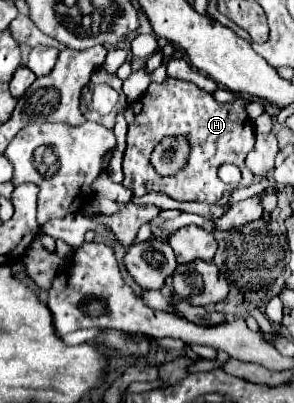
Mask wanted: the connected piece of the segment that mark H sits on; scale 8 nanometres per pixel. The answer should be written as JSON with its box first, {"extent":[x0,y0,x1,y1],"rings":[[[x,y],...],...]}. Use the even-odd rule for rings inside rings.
{"extent":[123,77,255,203],"rings":[[[169,77],[165,83],[151,83],[147,91],[127,109],[127,149],[123,157],[123,187],[131,189],[135,197],[149,191],[159,191],[175,201],[201,201],[219,203],[227,191],[225,183],[219,181],[217,169],[223,163],[241,167],[243,187],[253,183],[253,173],[245,165],[245,155],[255,145],[255,129],[245,111],[249,99],[237,97],[231,103],[217,103],[209,93],[197,85]],[[165,135],[187,135],[191,141],[189,163],[175,177],[159,177],[149,165],[153,147]]]}

